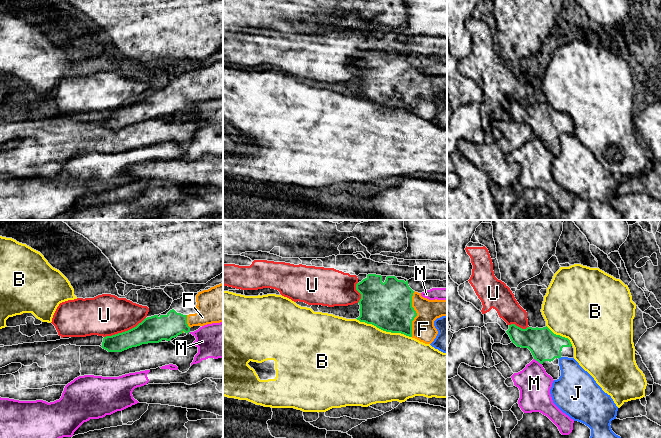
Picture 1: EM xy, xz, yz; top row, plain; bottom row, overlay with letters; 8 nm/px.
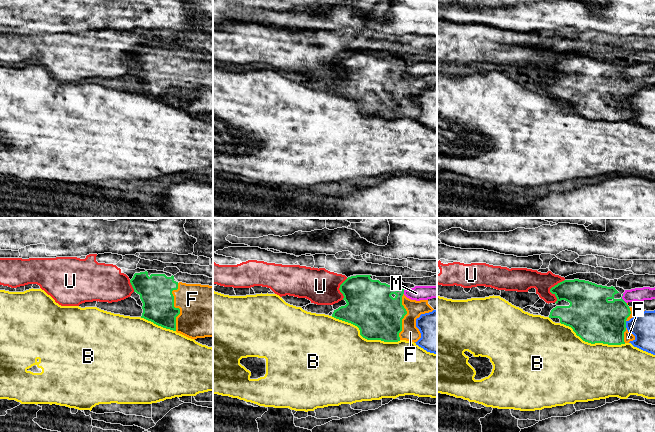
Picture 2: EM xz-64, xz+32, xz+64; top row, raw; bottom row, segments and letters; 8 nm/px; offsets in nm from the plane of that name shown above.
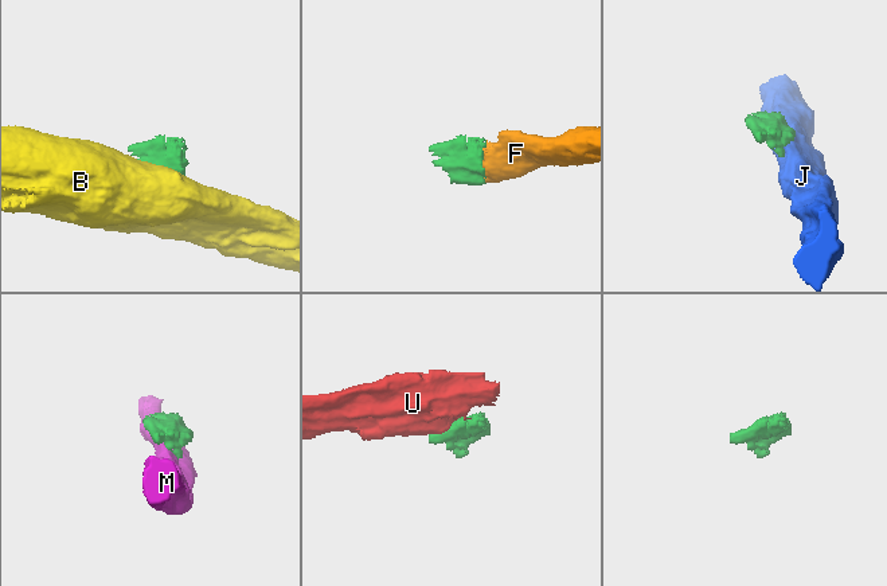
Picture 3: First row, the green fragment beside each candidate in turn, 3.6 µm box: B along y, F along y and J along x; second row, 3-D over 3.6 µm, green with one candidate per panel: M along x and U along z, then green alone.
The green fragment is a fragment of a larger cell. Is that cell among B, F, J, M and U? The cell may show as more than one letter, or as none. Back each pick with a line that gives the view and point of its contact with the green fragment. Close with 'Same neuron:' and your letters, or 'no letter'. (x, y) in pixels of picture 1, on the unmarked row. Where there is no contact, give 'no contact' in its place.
F: meets green in xz at (416, 90)
Same neuron: F

